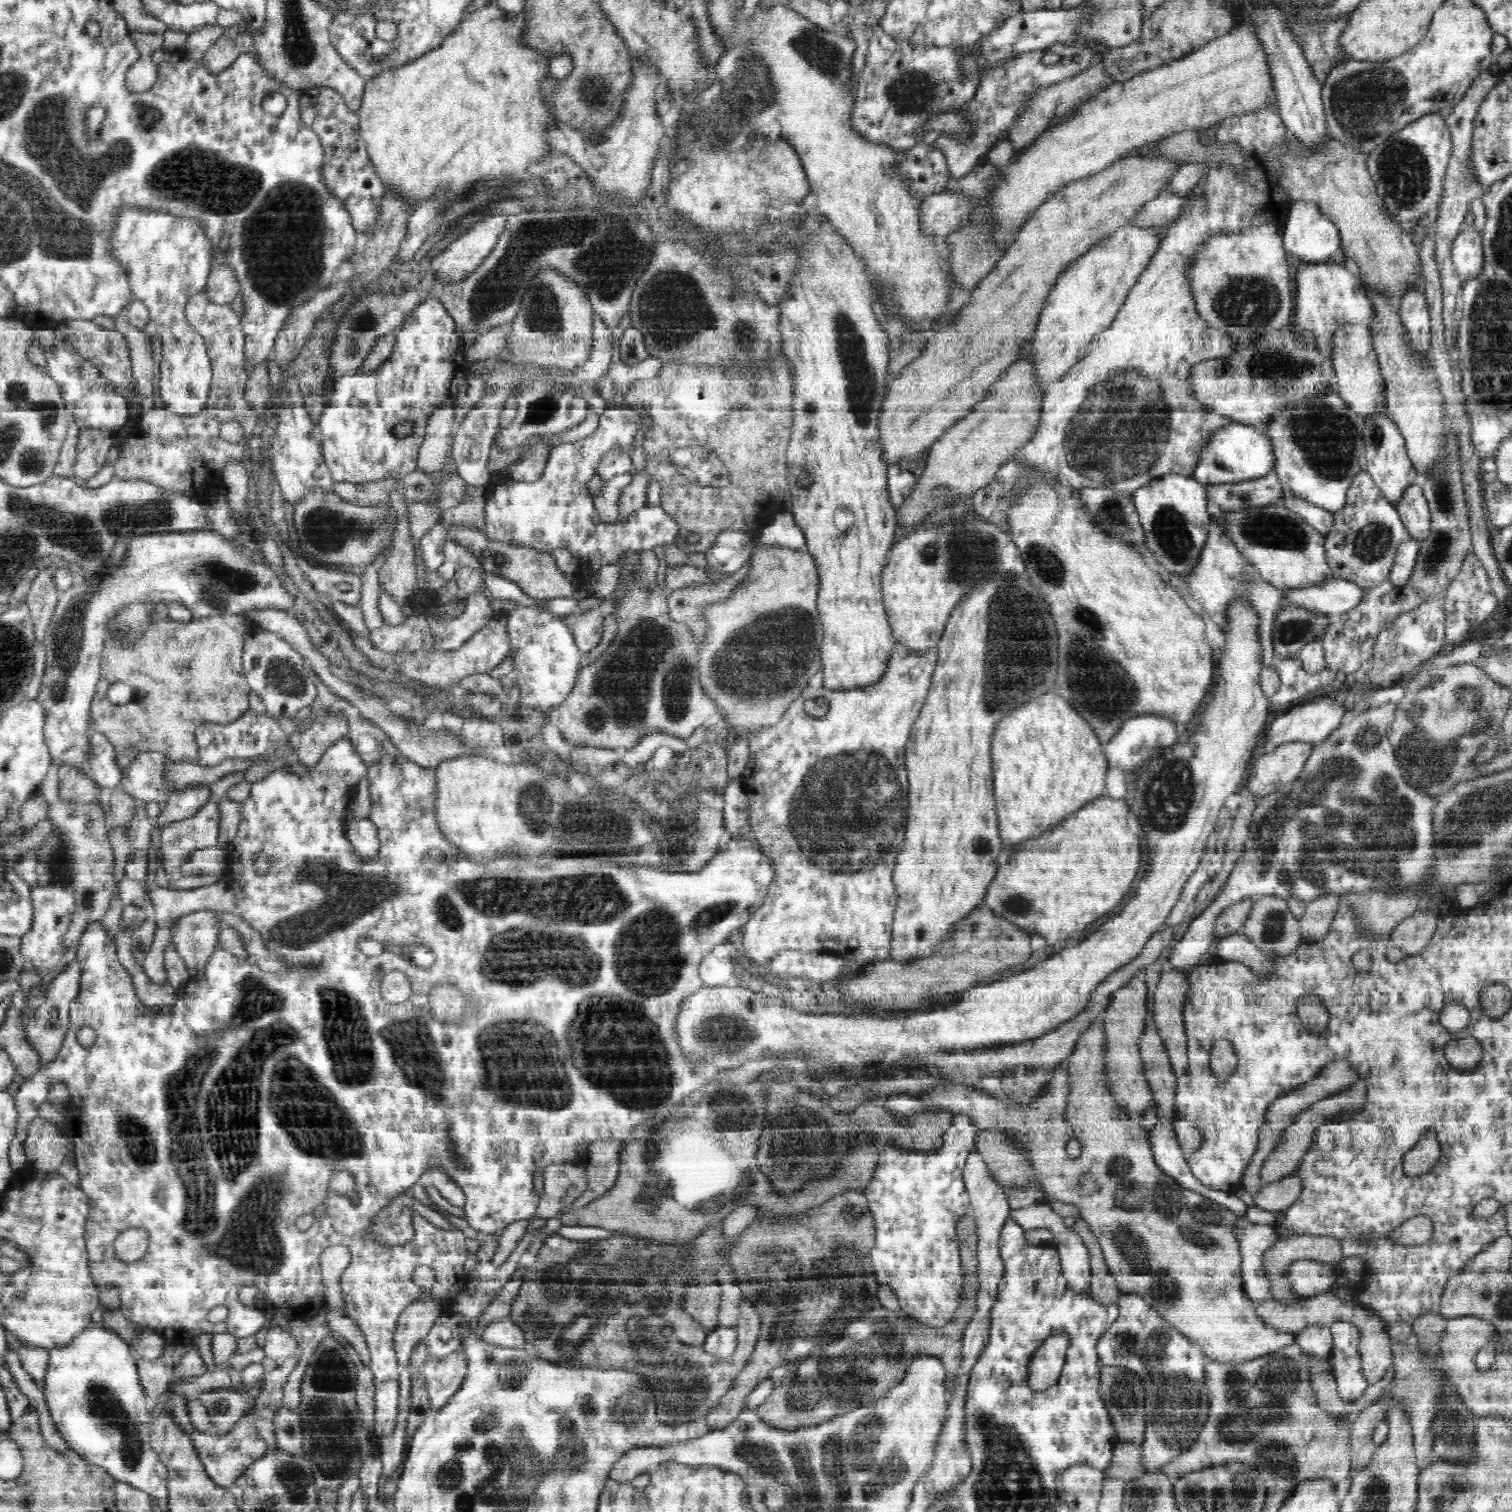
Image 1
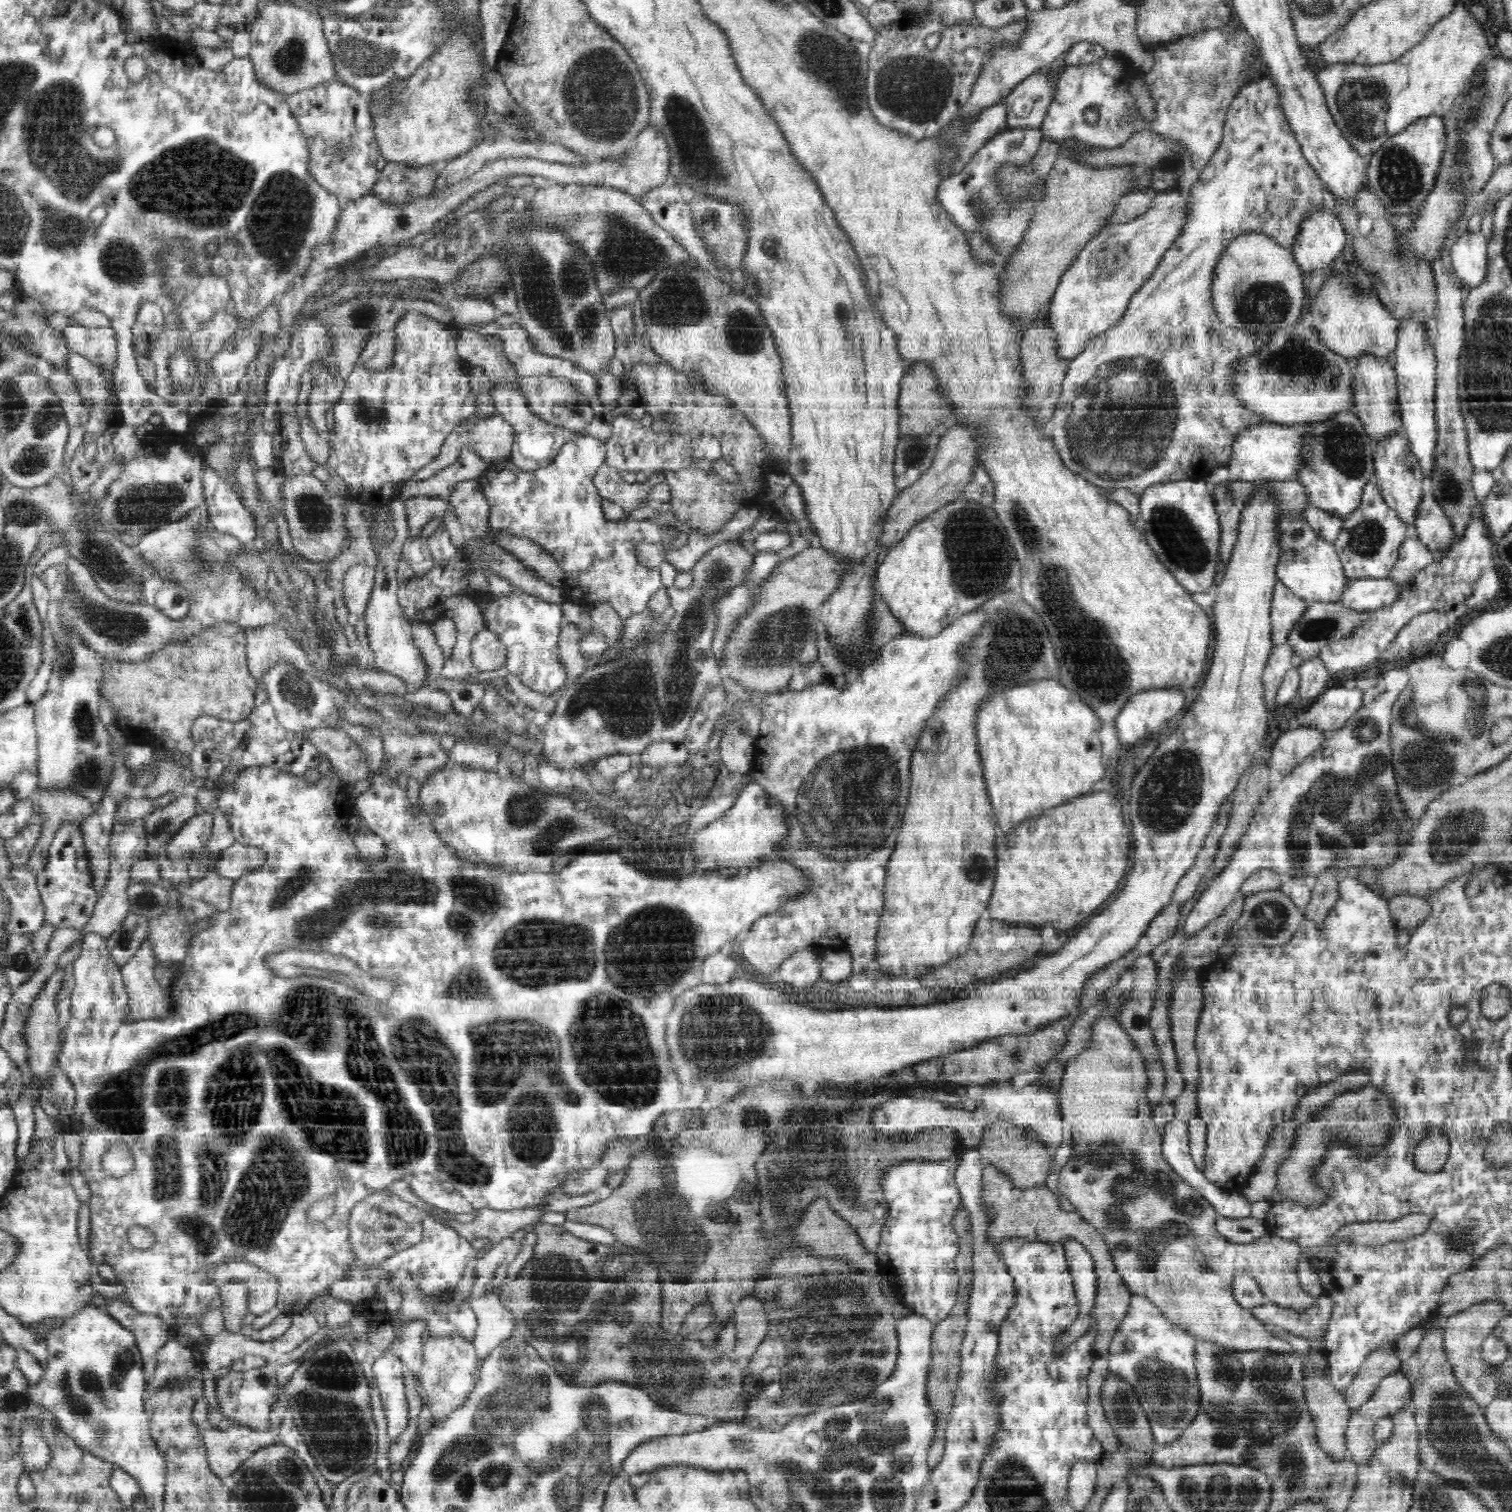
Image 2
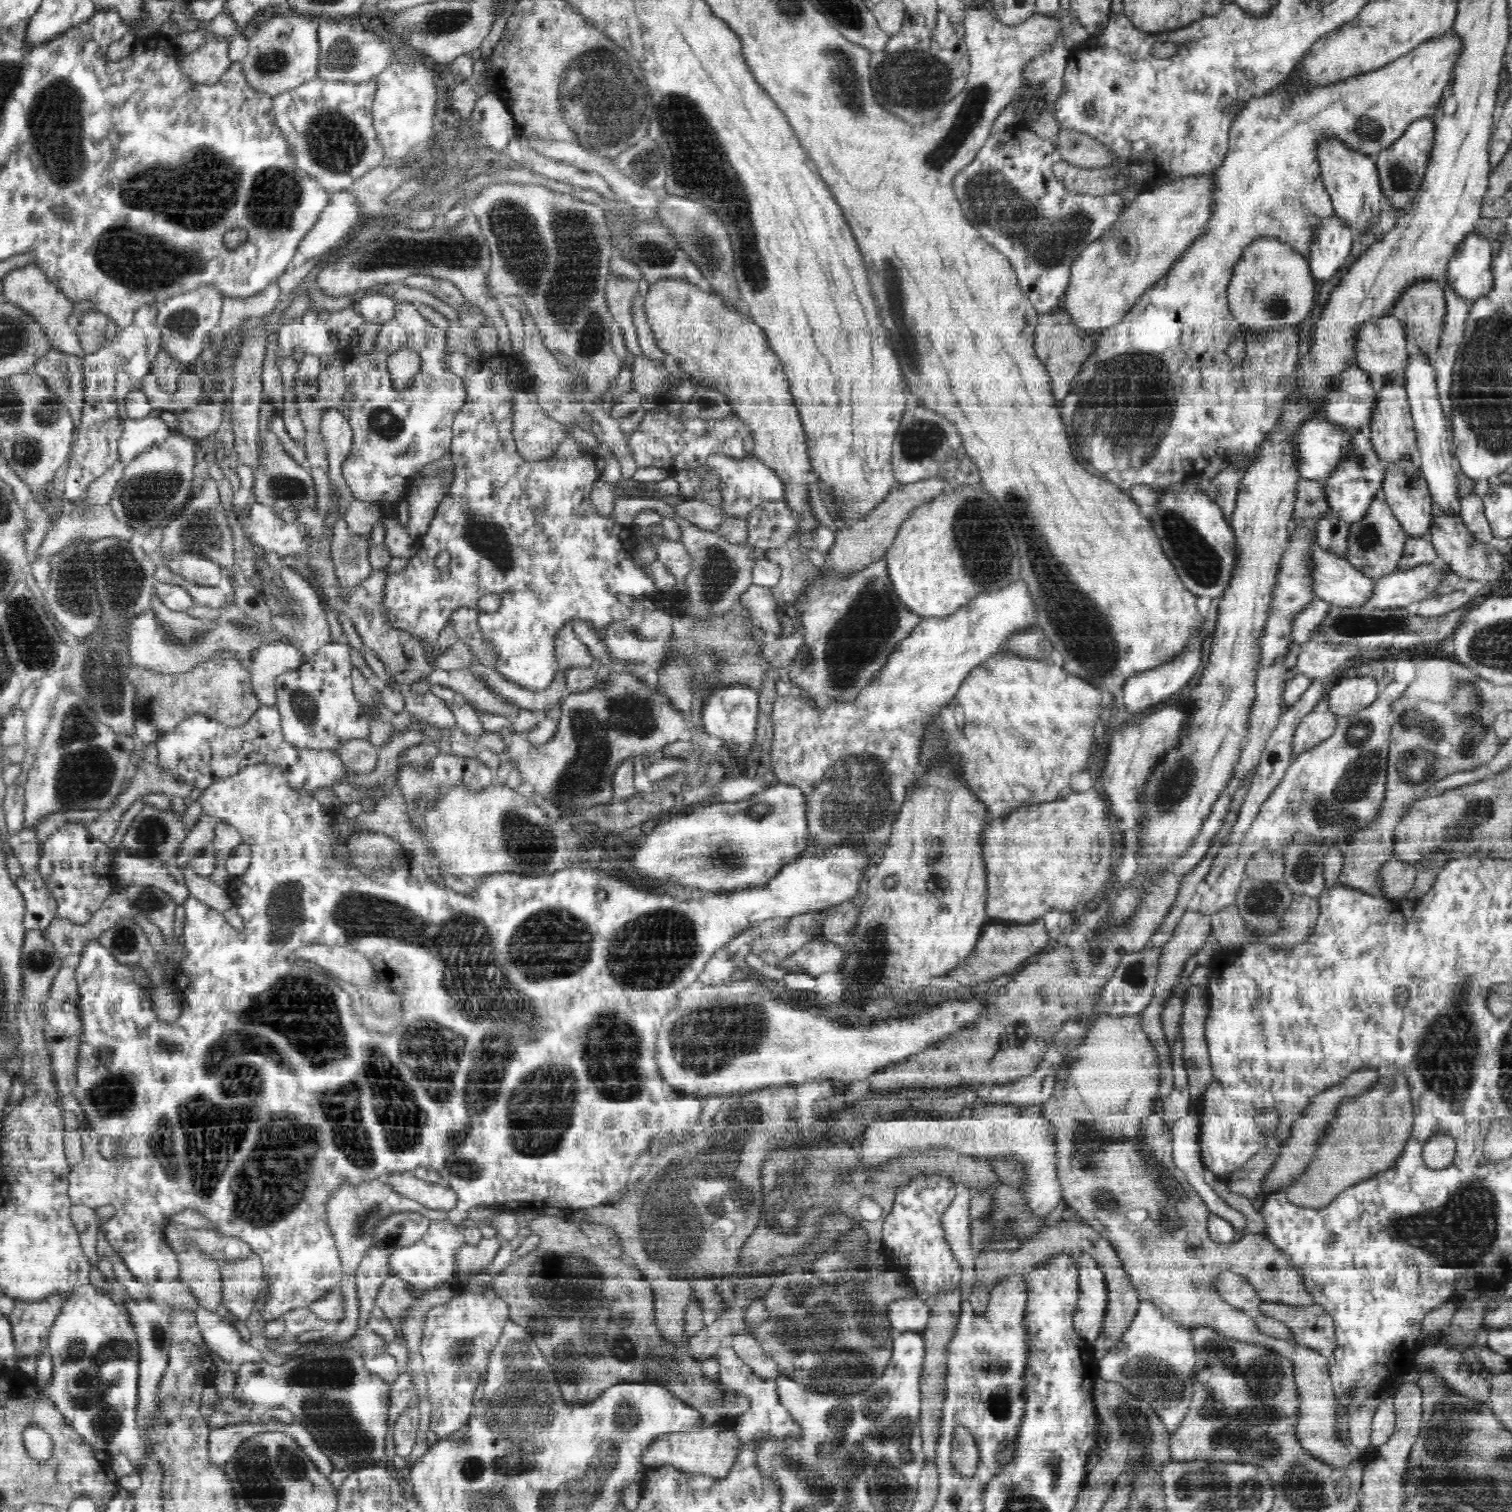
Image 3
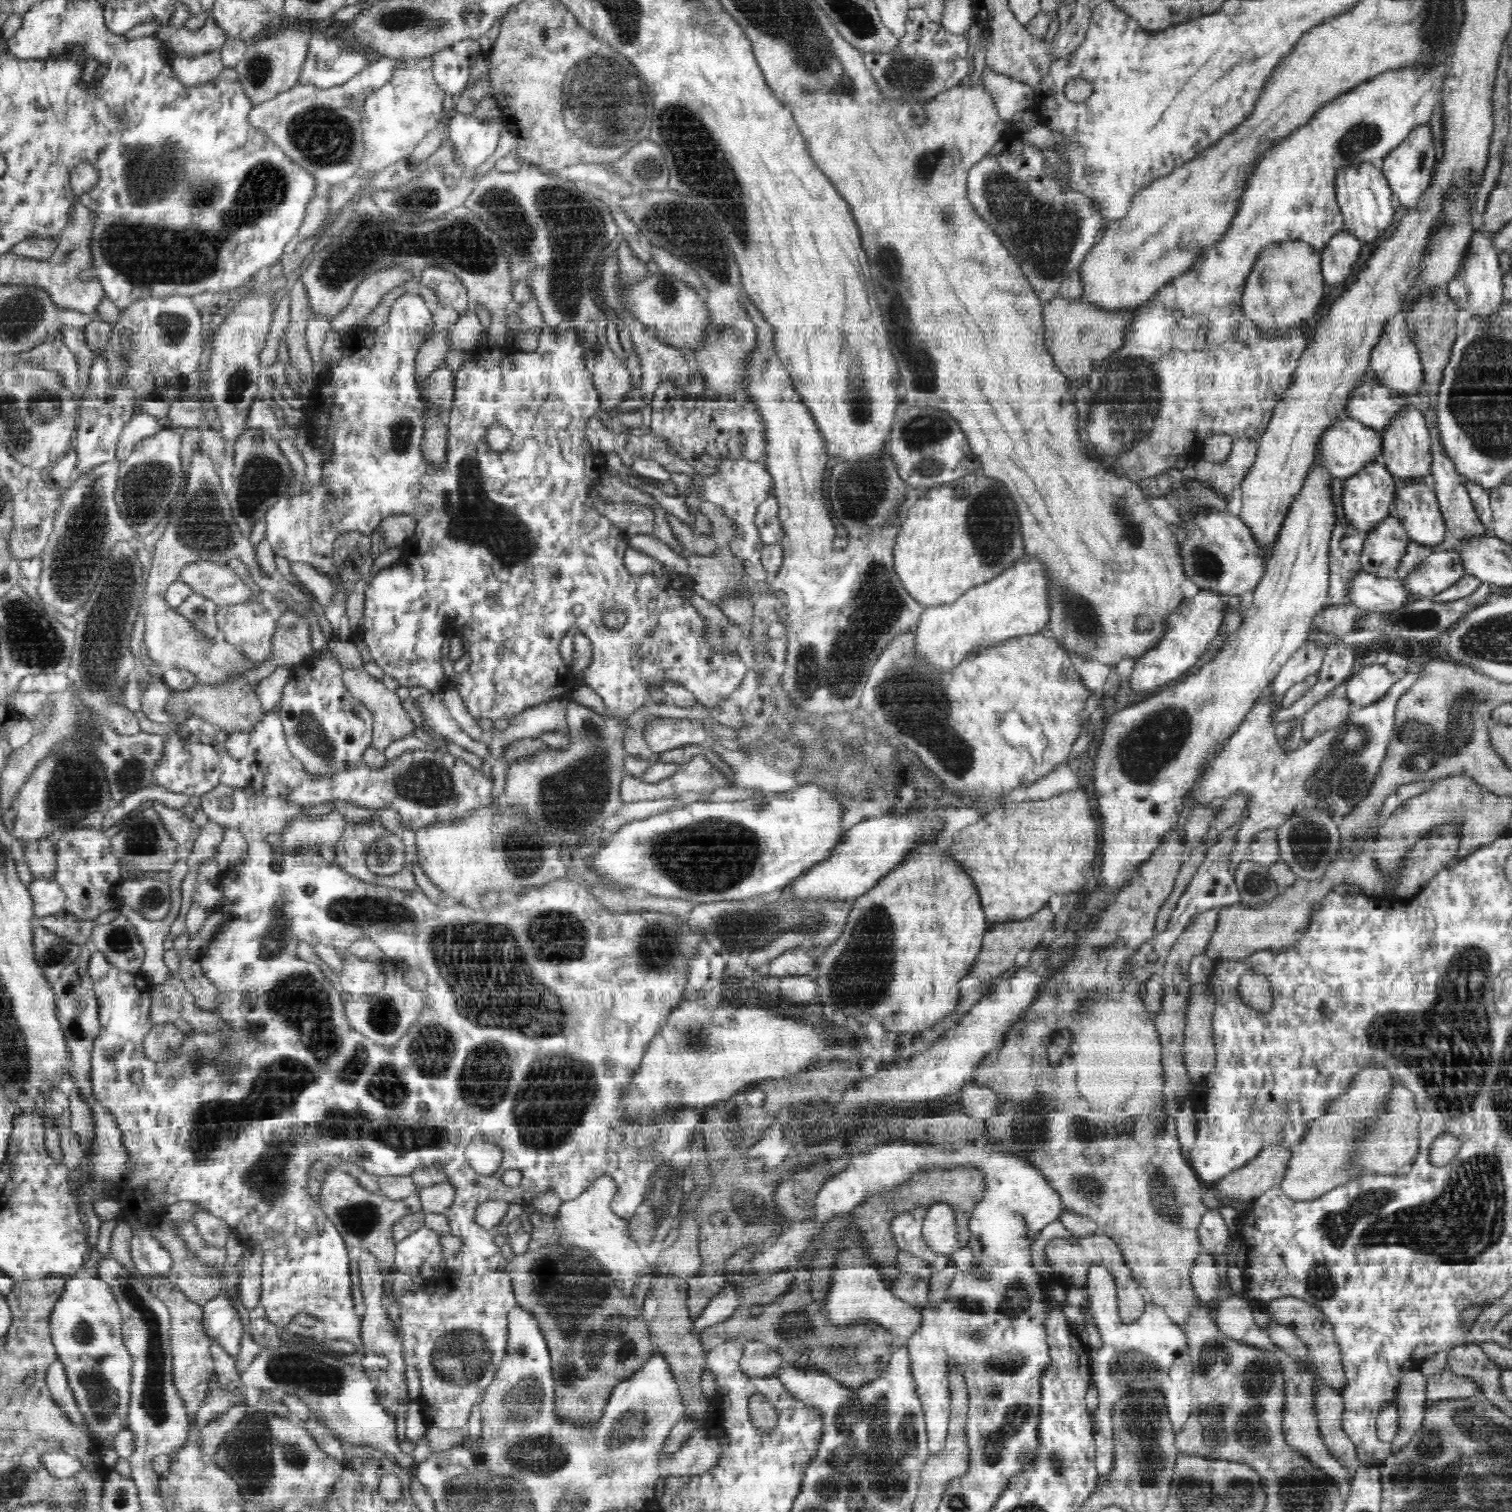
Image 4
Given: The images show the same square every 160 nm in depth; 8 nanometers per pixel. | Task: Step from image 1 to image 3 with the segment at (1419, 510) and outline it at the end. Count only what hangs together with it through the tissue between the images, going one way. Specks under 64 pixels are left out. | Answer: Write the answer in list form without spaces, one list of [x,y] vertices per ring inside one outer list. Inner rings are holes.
[[[1458,514],[1433,515],[1427,538],[1434,545],[1439,561],[1465,579],[1478,580],[1485,585],[1493,584],[1508,566],[1504,555],[1494,549],[1490,543],[1480,542],[1472,536]]]

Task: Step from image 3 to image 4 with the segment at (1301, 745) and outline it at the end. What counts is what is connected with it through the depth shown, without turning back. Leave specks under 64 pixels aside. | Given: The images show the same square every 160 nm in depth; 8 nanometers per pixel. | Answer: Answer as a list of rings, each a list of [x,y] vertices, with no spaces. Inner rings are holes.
[[[1328,695],[1301,718],[1304,740],[1312,740],[1347,720],[1350,710],[1355,707],[1347,697]]]

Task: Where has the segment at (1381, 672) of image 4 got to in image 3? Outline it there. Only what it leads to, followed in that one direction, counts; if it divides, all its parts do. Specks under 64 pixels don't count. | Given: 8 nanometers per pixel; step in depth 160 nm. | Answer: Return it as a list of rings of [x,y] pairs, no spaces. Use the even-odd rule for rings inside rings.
[[[1363,675],[1338,679],[1328,690],[1328,712],[1346,717],[1360,711],[1376,701],[1379,692],[1376,681]]]

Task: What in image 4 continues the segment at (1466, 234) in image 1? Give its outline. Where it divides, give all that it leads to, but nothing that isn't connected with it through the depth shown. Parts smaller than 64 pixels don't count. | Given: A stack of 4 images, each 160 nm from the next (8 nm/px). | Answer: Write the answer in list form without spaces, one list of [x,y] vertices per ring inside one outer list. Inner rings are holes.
[[[1477,230],[1471,236],[1471,244],[1464,255],[1458,275],[1446,286],[1446,292],[1458,305],[1460,313],[1469,316],[1480,315],[1482,319],[1494,315],[1503,303],[1503,273],[1498,262],[1499,253],[1492,239],[1485,232]]]

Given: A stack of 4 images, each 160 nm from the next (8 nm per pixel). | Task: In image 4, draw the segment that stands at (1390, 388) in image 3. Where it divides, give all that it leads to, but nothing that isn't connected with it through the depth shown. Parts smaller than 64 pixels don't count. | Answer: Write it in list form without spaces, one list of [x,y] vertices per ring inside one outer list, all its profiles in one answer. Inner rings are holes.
[[[1408,407],[1406,411],[1400,411],[1395,418],[1395,422],[1381,433],[1384,440],[1381,455],[1385,468],[1396,479],[1404,479],[1405,483],[1423,479],[1427,474],[1431,474],[1432,470],[1430,426],[1419,407]]]

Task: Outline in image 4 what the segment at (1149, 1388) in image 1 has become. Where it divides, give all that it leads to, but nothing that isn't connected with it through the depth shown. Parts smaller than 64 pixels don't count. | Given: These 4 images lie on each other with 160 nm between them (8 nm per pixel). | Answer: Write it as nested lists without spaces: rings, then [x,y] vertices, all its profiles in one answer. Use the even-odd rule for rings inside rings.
[[[1103,1265],[1093,1267],[1091,1277],[1088,1278],[1084,1285],[1088,1293],[1088,1303],[1083,1307],[1077,1307],[1074,1304],[1064,1306],[1064,1314],[1067,1320],[1072,1325],[1086,1327],[1086,1320],[1091,1320],[1100,1333],[1102,1346],[1097,1351],[1091,1352],[1091,1380],[1093,1387],[1098,1390],[1098,1397],[1101,1406],[1095,1412],[1096,1437],[1098,1443],[1098,1463],[1100,1477],[1105,1477],[1113,1467],[1115,1462],[1114,1447],[1115,1438],[1113,1435],[1112,1410],[1114,1410],[1116,1400],[1122,1398],[1132,1386],[1134,1382],[1144,1382],[1142,1386],[1154,1386],[1154,1390],[1164,1392],[1164,1400],[1168,1400],[1168,1415],[1171,1420],[1171,1425],[1175,1433],[1180,1432],[1180,1429],[1186,1425],[1188,1418],[1192,1412],[1192,1394],[1191,1394],[1191,1379],[1193,1366],[1191,1356],[1189,1355],[1189,1346],[1186,1340],[1186,1333],[1179,1323],[1175,1323],[1168,1318],[1166,1311],[1162,1307],[1148,1300],[1145,1304],[1144,1312],[1130,1324],[1120,1322],[1118,1307],[1116,1304],[1116,1287],[1112,1273]]]

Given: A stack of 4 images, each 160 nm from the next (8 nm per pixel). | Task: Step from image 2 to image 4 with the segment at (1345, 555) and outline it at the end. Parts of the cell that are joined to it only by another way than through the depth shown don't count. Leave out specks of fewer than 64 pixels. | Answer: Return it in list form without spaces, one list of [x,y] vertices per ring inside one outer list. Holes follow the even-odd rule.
[[[1388,515],[1374,530],[1365,534],[1360,556],[1362,571],[1380,578],[1394,577],[1410,542],[1403,524]]]

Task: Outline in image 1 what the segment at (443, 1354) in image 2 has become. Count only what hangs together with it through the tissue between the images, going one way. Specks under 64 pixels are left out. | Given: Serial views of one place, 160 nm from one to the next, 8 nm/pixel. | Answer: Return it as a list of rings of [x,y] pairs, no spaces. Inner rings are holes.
[[[462,1350],[452,1352],[444,1358],[428,1356],[423,1374],[432,1411],[440,1411],[448,1400],[463,1387],[467,1376],[467,1355]]]

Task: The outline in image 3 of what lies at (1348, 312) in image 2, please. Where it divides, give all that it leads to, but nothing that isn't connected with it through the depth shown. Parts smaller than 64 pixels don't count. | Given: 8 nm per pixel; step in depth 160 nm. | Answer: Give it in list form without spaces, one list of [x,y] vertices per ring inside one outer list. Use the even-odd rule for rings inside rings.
[[[1388,314],[1379,319],[1367,320],[1360,327],[1358,343],[1355,344],[1355,366],[1370,375],[1371,387],[1375,390],[1379,391],[1386,383],[1391,383],[1396,374],[1403,374],[1410,356],[1405,328],[1400,319]]]

